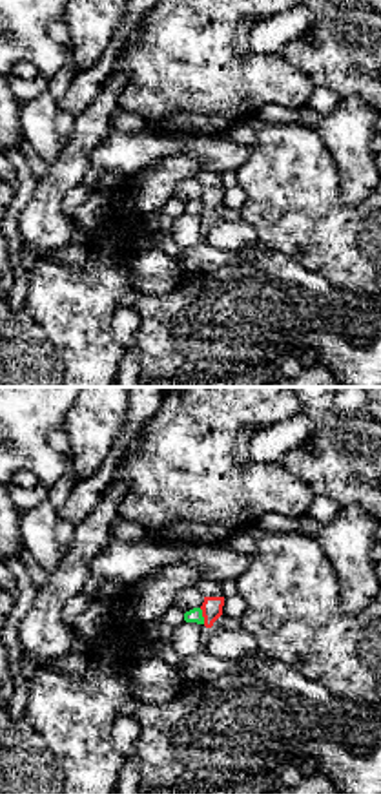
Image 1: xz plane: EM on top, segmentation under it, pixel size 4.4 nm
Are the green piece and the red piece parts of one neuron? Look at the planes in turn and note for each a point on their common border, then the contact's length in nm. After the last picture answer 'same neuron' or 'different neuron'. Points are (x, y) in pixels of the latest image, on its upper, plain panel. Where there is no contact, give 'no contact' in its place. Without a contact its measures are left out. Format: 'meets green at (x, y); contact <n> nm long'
meets green at (201, 207); contact 80 nm long

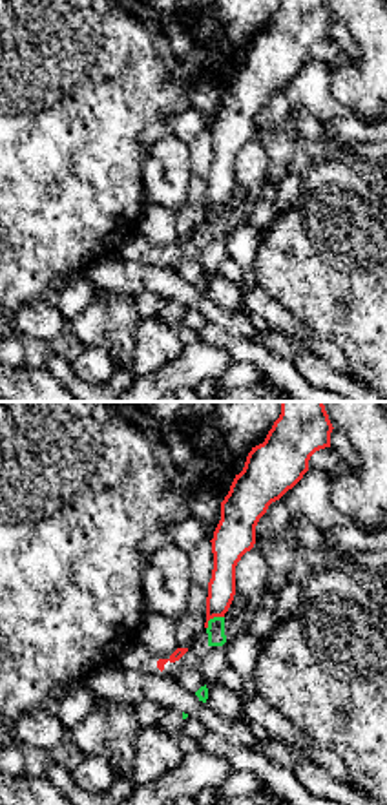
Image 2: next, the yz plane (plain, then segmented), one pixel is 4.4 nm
meets green at (214, 209); contact 100 nm long

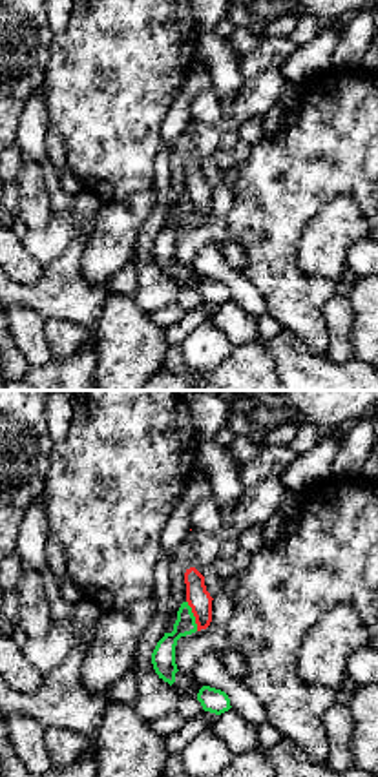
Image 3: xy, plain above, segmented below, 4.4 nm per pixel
meets green at (192, 207); contact 140 nm long

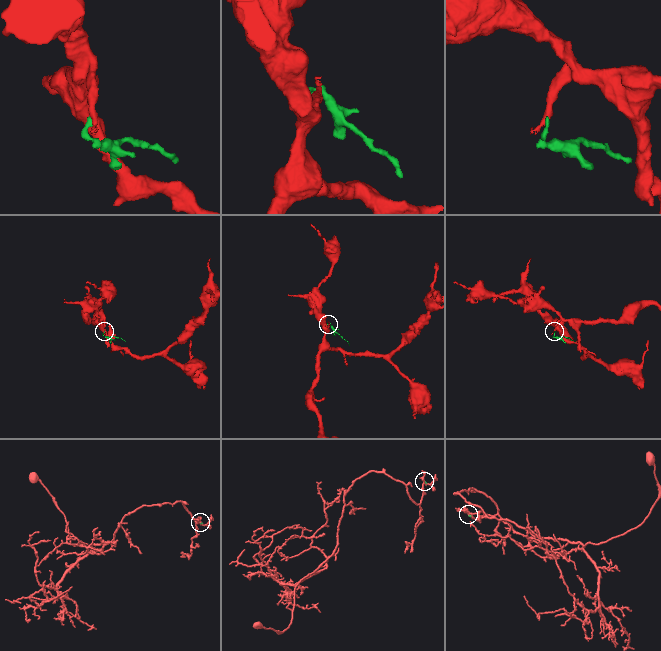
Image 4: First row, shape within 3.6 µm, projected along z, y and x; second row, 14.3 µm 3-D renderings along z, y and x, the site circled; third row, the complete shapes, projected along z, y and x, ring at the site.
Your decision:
different neuron

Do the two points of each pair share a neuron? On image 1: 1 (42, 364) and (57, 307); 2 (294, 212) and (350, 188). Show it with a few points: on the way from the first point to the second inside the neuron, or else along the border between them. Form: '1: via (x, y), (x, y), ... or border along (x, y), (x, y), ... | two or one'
1: border along (24, 309), (46, 334), (64, 367) | two
2: border along (329, 150), (339, 198), (360, 205) | two

